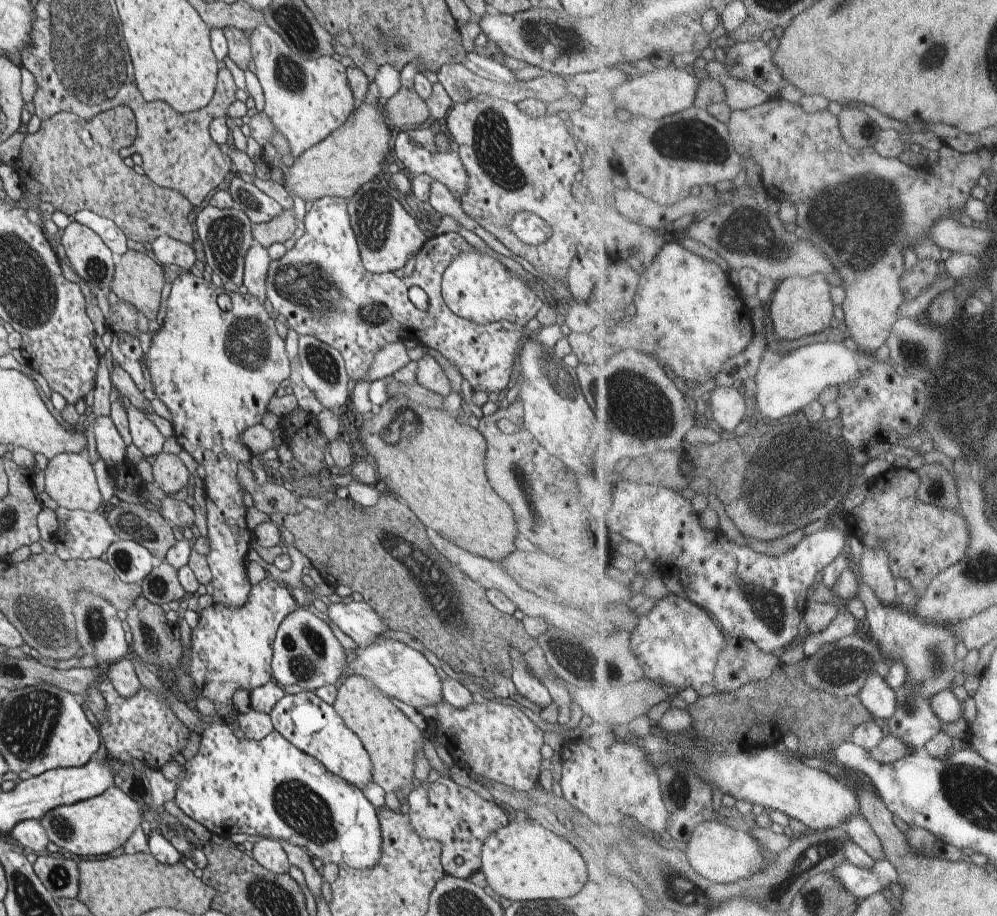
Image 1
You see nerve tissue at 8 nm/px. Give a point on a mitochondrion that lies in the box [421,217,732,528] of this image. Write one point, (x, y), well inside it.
(634, 402)

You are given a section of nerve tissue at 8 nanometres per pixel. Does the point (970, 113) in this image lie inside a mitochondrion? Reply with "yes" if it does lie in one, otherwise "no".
no

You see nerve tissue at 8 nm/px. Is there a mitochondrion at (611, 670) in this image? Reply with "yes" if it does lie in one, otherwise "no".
yes

